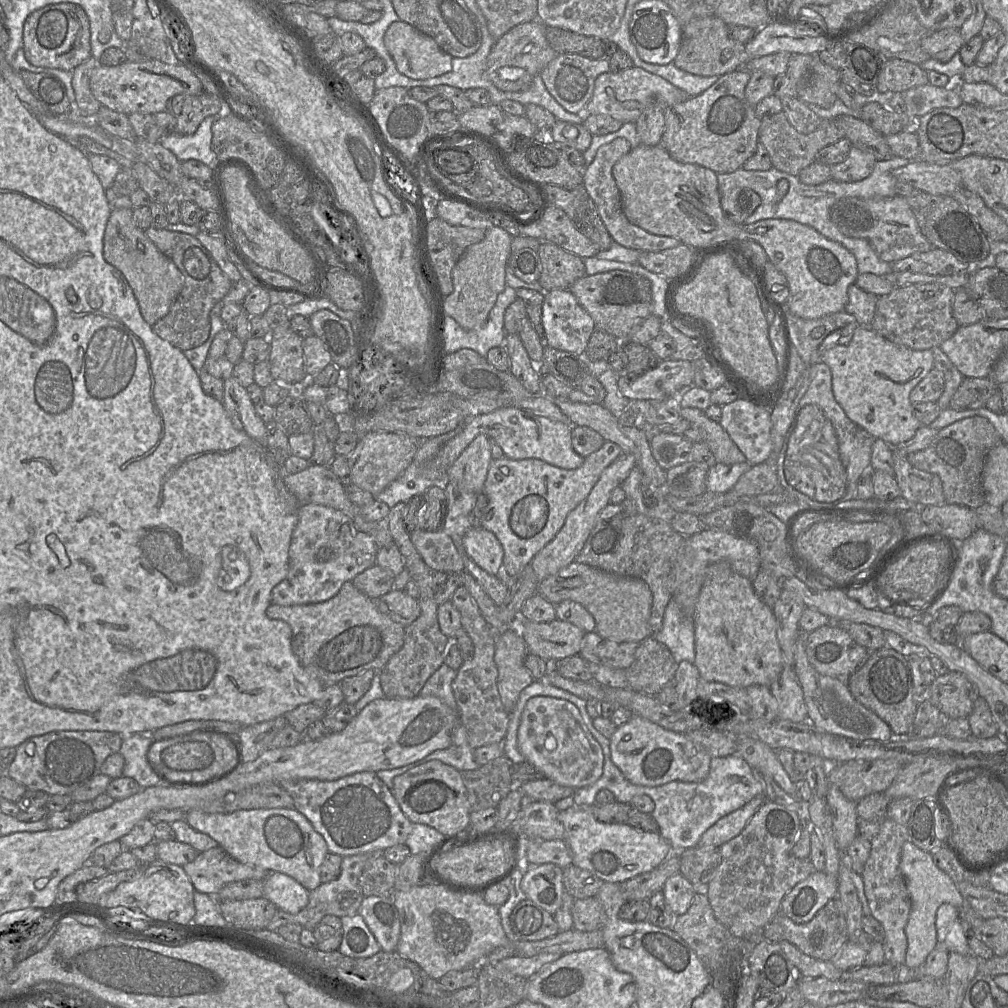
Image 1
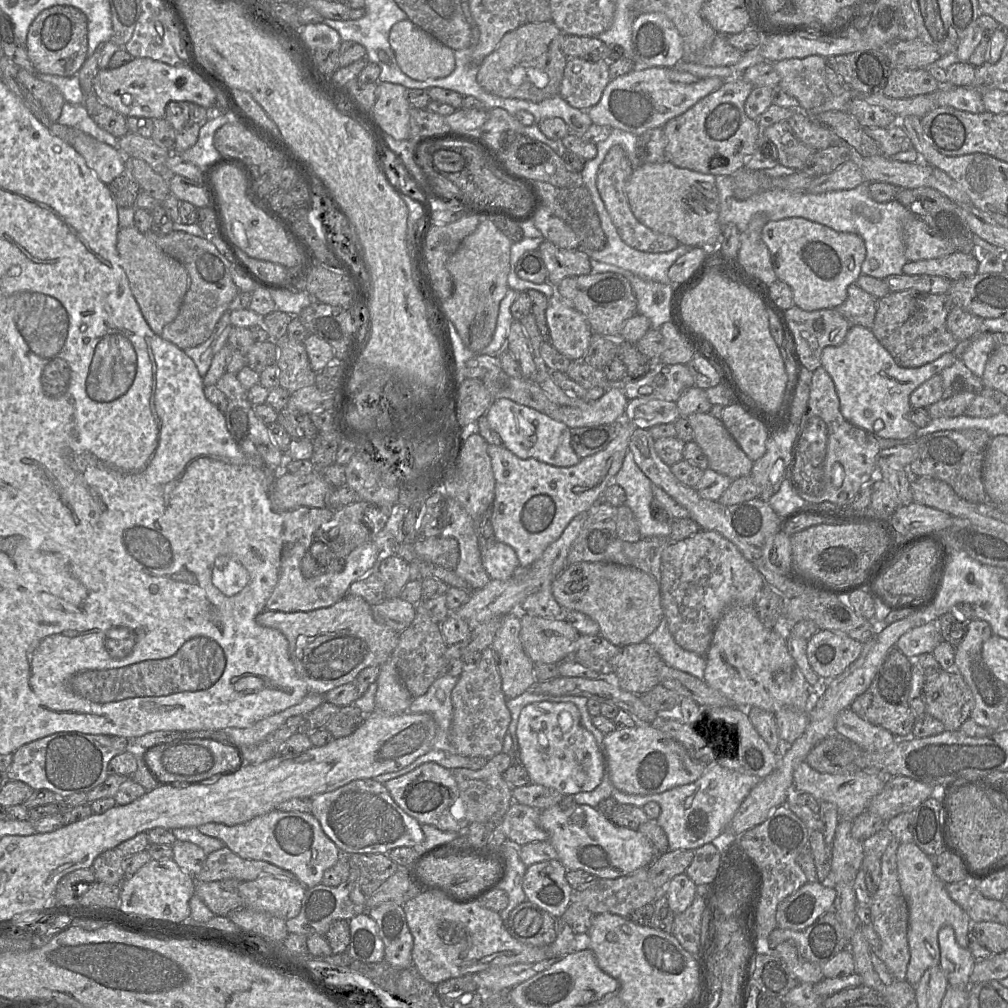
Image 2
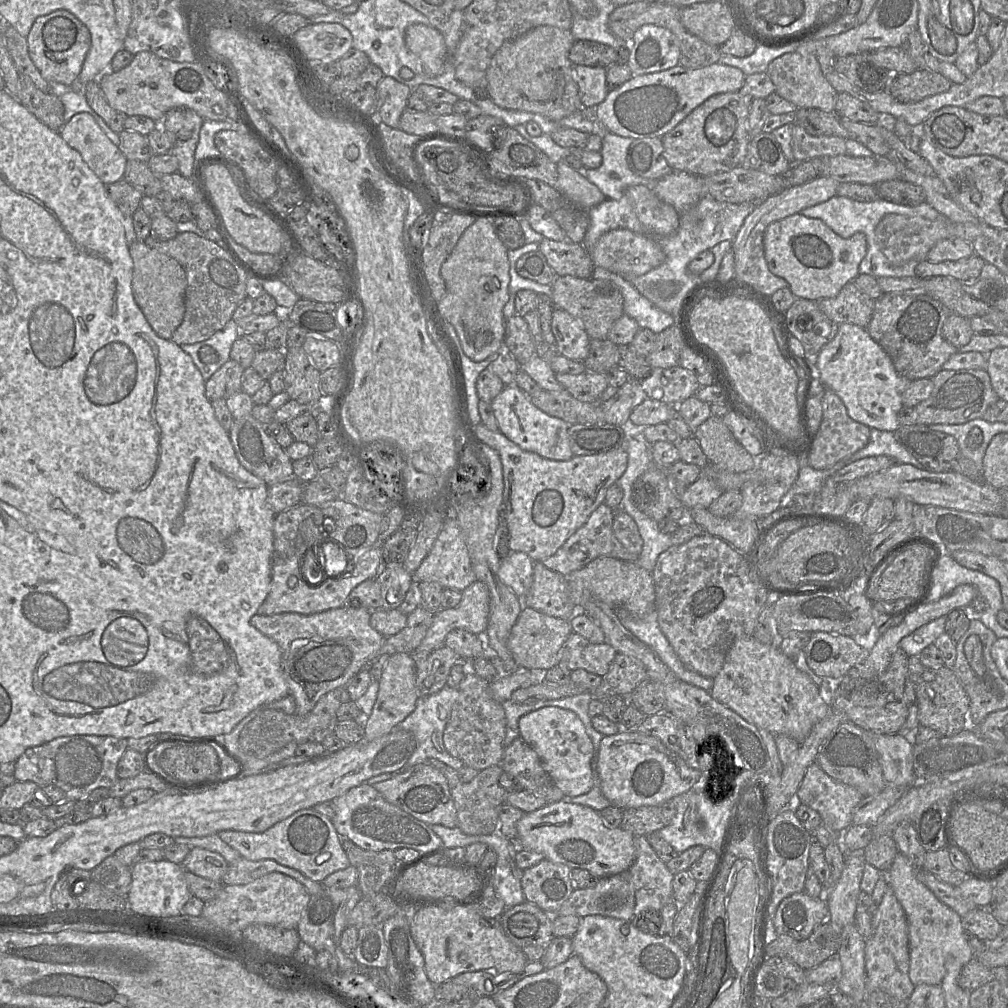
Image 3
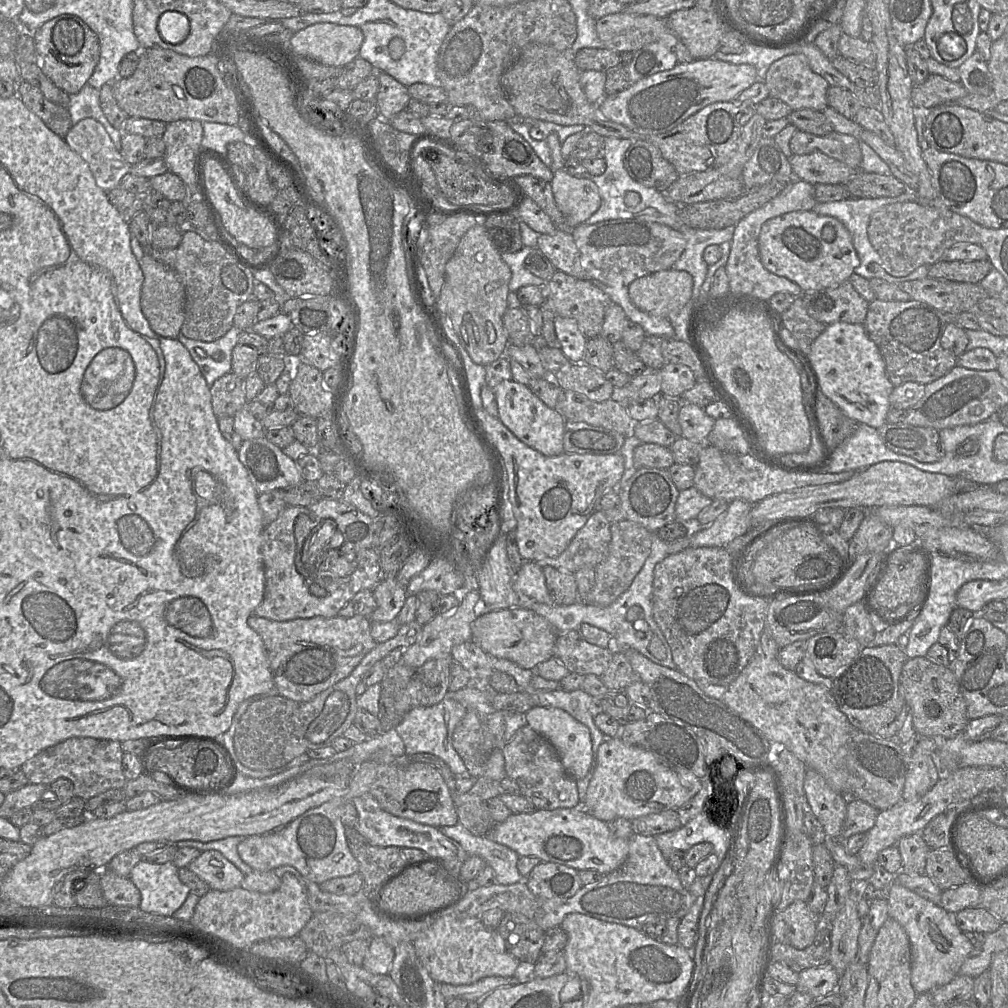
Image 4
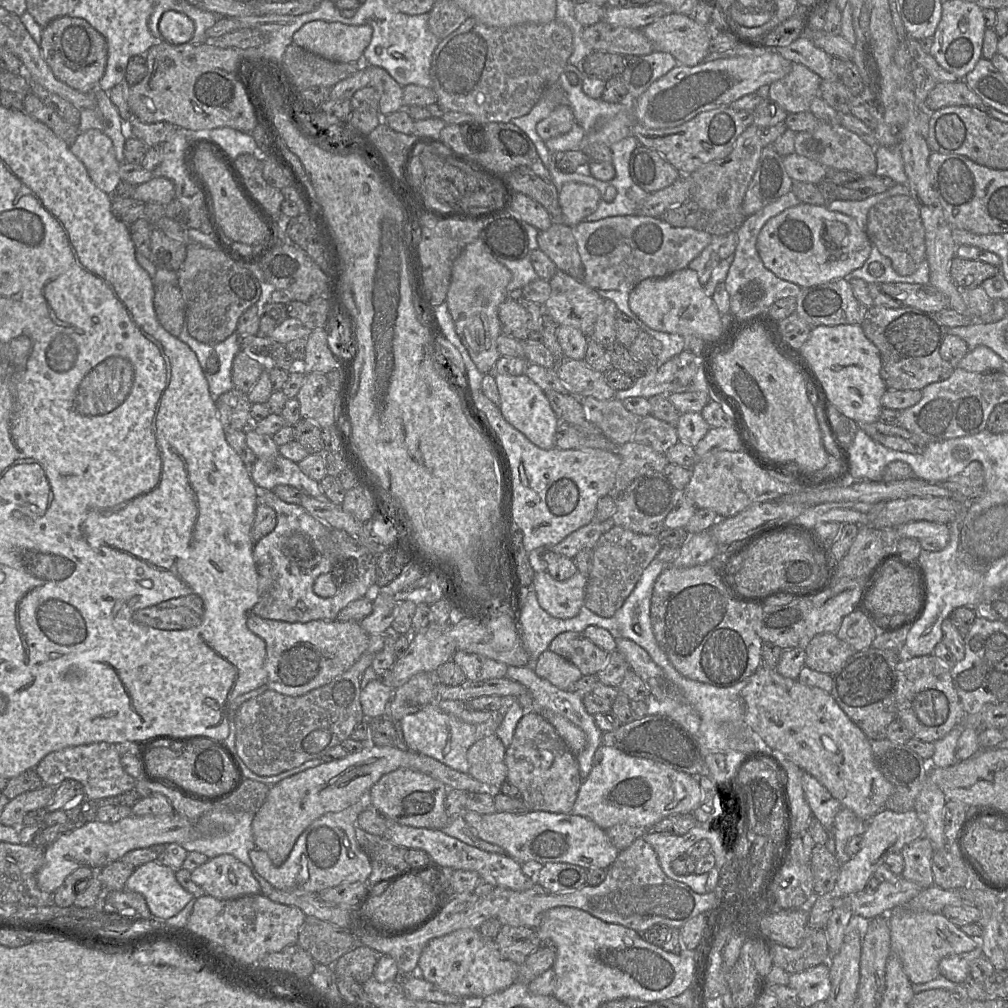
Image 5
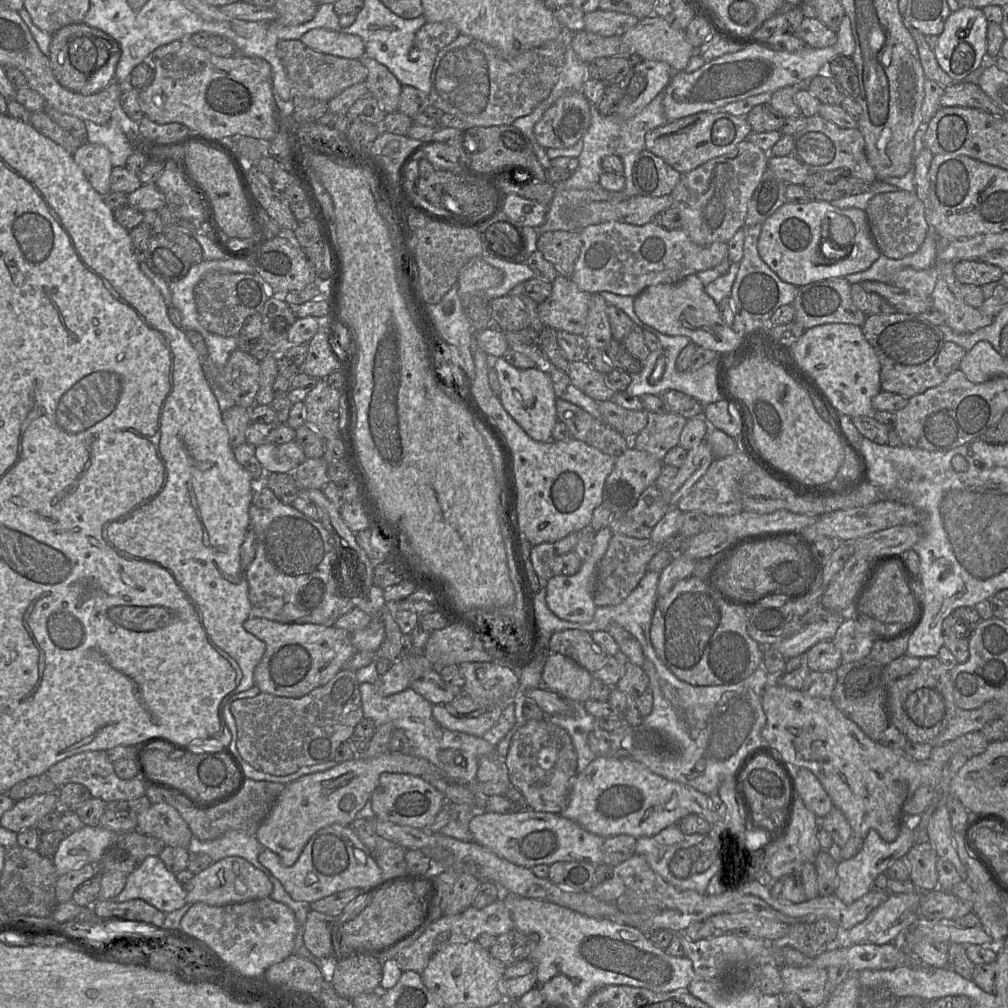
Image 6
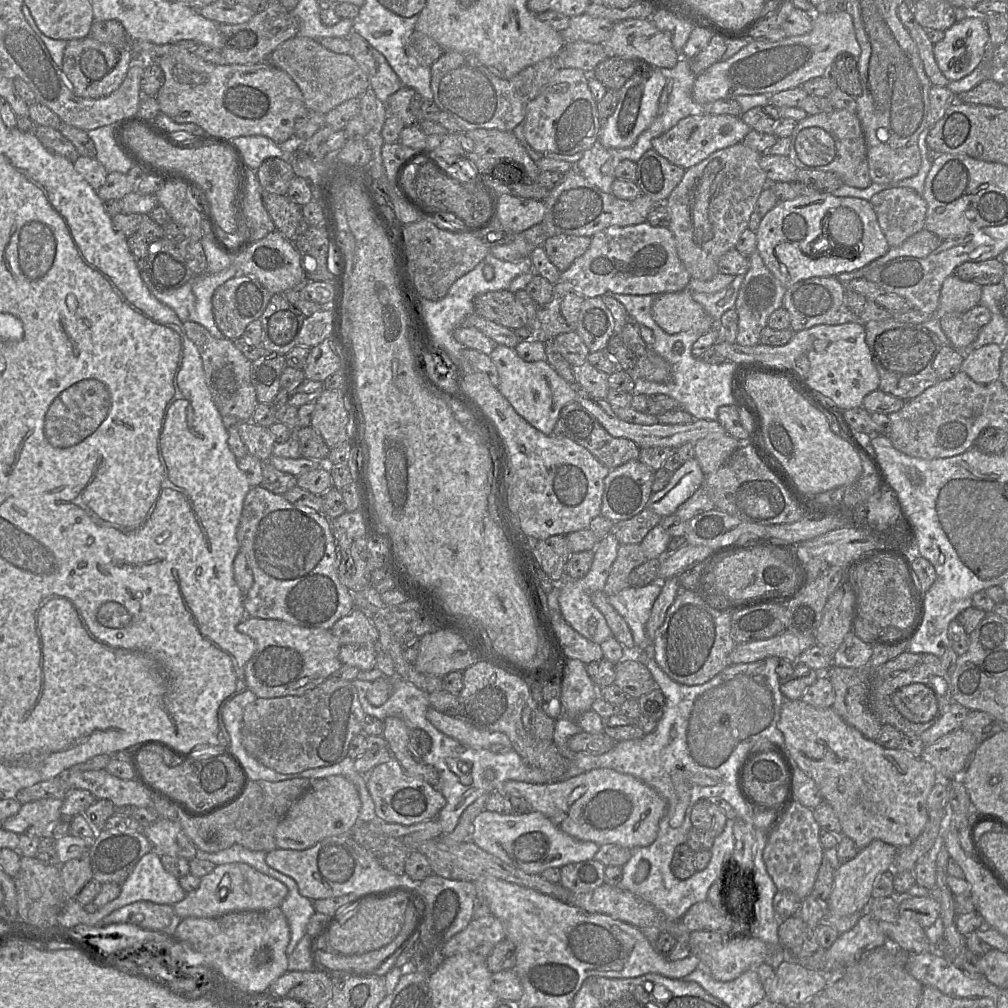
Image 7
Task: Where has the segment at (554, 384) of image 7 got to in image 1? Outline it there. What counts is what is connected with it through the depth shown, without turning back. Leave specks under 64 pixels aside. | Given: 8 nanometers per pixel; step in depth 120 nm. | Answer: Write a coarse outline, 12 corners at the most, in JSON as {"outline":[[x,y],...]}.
{"outline":[[514,406],[467,418],[423,465],[446,480],[479,434],[508,459],[535,458],[576,469],[570,423]]}

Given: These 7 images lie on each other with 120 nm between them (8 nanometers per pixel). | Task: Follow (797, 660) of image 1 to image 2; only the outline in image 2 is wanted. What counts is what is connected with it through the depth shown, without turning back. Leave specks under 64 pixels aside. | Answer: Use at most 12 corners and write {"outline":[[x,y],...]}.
{"outline":[[850,708],[834,729],[864,752],[889,750],[890,731],[862,719]]}

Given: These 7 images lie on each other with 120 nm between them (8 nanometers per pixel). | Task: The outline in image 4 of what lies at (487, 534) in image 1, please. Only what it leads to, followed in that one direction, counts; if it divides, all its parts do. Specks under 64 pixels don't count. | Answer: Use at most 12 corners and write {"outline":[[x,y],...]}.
{"outline":[[525,561],[513,579],[521,603],[555,605],[535,561]]}

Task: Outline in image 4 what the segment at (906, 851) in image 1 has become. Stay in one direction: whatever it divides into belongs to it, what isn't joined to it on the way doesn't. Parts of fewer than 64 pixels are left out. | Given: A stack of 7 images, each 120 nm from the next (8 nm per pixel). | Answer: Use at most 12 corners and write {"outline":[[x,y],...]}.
{"outline":[[895,881],[888,916],[910,941],[911,985],[952,981],[974,949],[952,914]]}

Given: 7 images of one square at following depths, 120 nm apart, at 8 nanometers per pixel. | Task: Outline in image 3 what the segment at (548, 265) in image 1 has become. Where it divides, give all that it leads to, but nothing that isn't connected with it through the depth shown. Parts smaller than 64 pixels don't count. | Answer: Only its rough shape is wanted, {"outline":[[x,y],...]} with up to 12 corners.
{"outline":[[543,238],[539,251],[556,276],[592,278],[582,244]]}

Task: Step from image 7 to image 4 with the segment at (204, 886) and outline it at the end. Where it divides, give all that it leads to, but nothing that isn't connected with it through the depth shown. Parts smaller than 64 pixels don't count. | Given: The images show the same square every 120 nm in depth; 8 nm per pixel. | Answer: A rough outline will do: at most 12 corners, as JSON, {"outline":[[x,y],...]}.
{"outline":[[217,850],[187,868],[210,889],[241,886],[244,874]]}

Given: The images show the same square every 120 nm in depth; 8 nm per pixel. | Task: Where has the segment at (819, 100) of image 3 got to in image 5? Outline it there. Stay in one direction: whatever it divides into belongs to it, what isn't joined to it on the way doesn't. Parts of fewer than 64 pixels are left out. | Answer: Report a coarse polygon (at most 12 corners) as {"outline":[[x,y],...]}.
{"outline":[[802,64],[769,85],[769,98],[806,112],[822,79]]}

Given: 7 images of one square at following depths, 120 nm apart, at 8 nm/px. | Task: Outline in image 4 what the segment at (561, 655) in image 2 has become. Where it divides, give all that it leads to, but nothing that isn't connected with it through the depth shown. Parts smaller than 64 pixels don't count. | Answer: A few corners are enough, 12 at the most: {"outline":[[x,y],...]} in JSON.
{"outline":[[525,606],[485,612],[471,640],[529,670],[559,635]]}

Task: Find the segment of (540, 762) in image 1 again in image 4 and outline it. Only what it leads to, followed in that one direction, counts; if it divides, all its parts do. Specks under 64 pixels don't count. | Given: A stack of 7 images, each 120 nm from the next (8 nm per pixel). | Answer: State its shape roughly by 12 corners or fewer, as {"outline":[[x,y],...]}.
{"outline":[[535,705],[526,725],[556,749],[575,780],[592,764],[587,726],[560,708]]}

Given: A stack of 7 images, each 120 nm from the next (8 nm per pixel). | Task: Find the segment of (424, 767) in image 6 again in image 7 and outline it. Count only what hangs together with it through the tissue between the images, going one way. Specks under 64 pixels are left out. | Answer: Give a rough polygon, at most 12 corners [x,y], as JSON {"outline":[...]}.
{"outline":[[340,775],[312,780],[277,826],[277,847],[348,834],[361,801]]}

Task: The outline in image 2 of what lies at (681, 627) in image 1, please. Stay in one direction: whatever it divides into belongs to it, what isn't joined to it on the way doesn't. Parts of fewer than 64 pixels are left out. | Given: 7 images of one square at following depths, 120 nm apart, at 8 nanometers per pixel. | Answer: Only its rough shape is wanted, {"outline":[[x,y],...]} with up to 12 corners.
{"outline":[[664,616],[644,641],[670,667],[703,679],[705,656],[680,647]]}

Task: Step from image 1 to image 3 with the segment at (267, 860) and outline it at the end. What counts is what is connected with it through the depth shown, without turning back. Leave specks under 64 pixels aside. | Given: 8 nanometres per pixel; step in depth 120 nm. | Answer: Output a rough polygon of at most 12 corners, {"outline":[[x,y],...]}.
{"outline":[[299,810],[217,835],[317,882],[351,865],[332,820]]}

